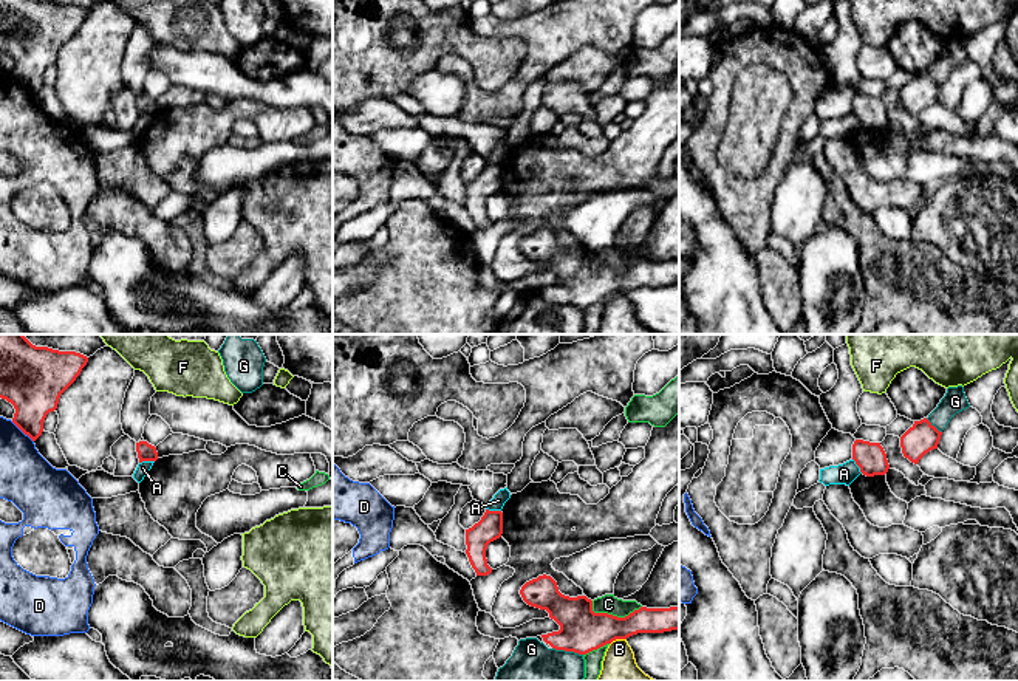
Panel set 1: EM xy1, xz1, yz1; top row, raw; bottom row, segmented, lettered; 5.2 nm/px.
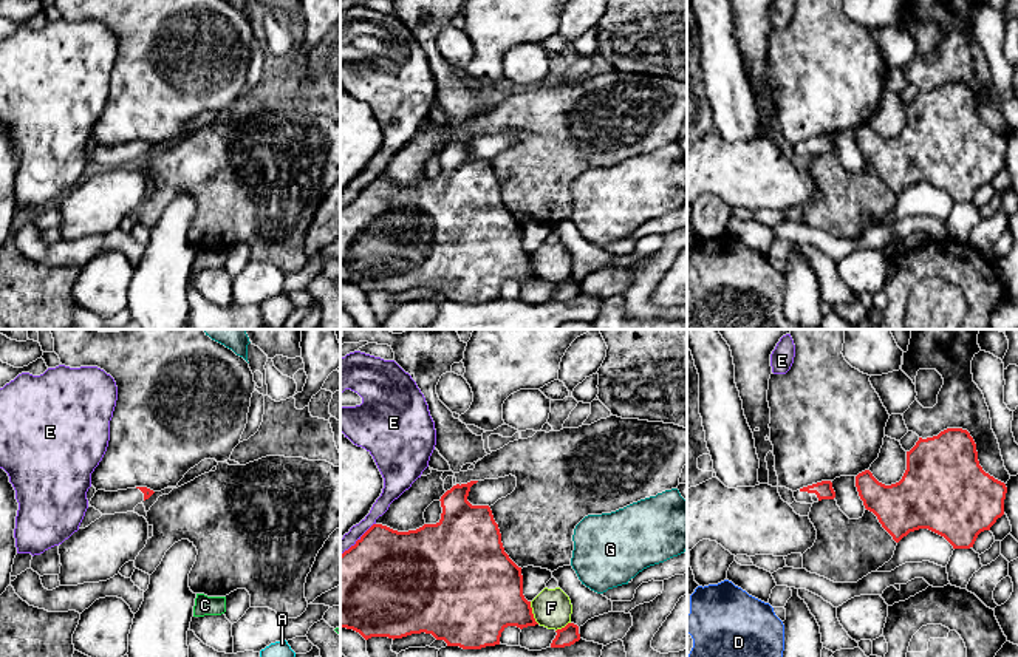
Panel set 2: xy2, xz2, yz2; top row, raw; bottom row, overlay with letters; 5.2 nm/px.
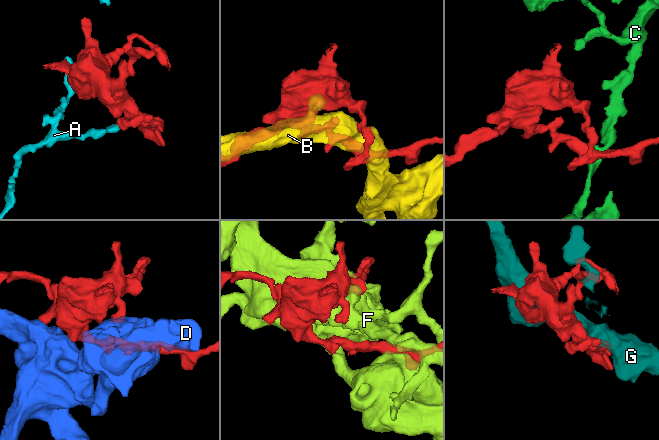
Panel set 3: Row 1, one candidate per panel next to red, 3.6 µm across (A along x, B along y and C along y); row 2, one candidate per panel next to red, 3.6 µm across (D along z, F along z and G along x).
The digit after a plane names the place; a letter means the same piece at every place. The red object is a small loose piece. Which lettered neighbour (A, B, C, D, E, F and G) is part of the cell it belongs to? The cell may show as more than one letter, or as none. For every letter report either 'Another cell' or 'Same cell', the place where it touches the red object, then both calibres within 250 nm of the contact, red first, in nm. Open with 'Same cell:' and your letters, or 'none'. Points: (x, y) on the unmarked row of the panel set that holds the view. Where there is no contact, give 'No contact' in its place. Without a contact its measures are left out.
Same cell: none
A: Another cell. Touches red at xy1 (146, 113). Thickness 100 nm (red) against 70 nm
B: Another cell. Touches red at xz1 (618, 291). Thickness 240 nm (red) against 220 nm
C: Another cell. Touches red at xz1 (611, 268). Thickness 240 nm (red) against 100 nm
D: Another cell. Touches red at xy1 (22, 84). Thickness 300 nm (red) against 280 nm
E: Another cell. Touches red at xz2 (358, 194). Thickness 480 nm (red) against 80 nm
F: Another cell. Touches red at xz2 (531, 266). Thickness 380 nm (red) against 200 nm
G: Another cell. Touches red at xz1 (568, 304). Thickness 240 nm (red) against 360 nm

